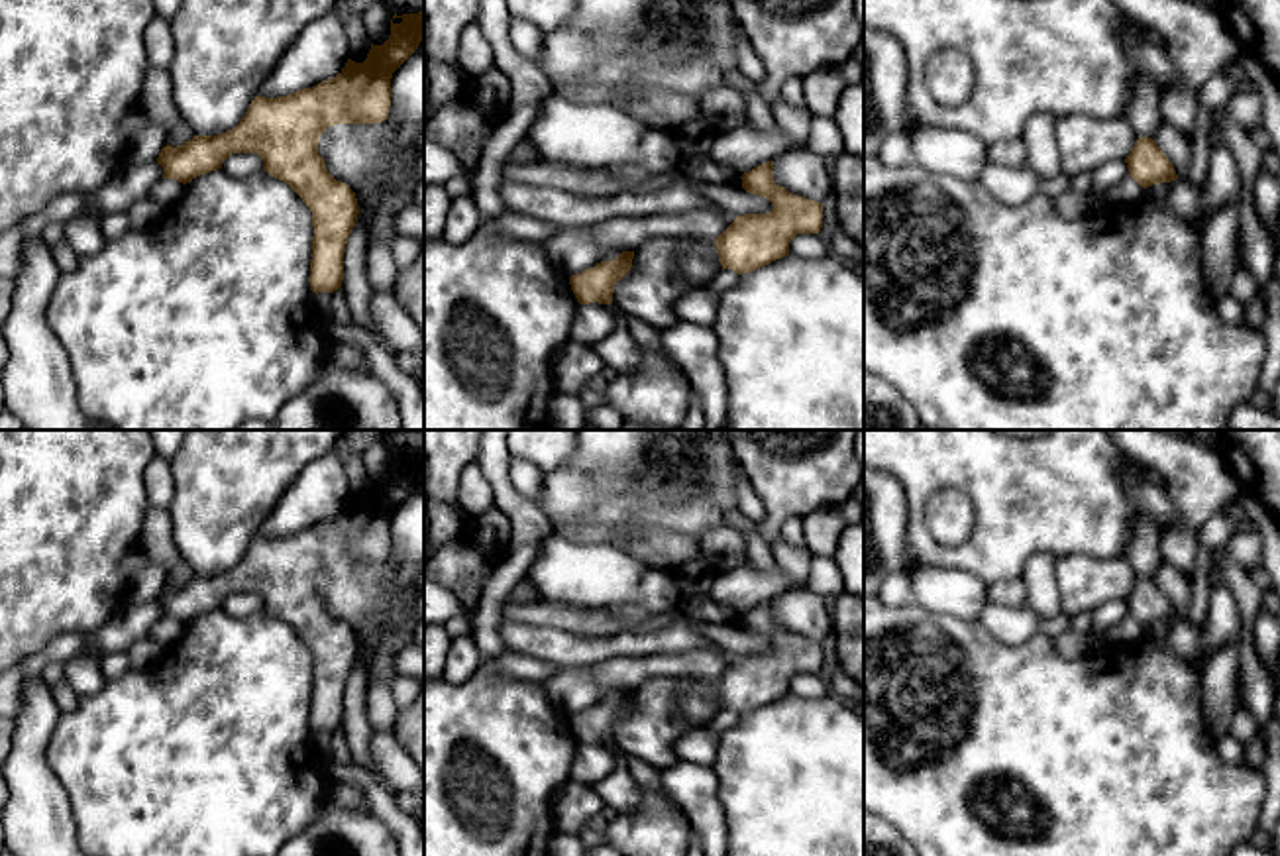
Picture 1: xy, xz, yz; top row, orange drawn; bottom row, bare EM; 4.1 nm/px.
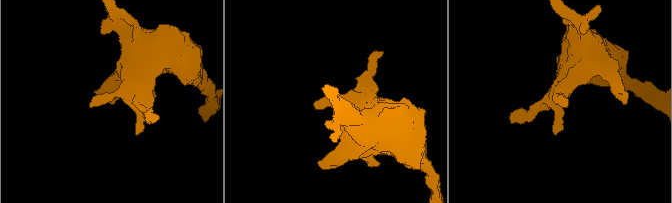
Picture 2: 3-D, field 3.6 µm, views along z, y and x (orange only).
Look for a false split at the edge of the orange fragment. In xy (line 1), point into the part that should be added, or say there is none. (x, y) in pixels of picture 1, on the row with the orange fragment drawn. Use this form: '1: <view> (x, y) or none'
1: none

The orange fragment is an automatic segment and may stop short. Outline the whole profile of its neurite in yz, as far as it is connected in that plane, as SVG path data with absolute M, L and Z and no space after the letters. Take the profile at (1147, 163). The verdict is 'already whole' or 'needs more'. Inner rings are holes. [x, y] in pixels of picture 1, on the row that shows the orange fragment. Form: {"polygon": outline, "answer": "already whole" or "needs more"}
{"polygon": "M1139 137L1125 163L1129 177L1143 188L1178 179L1174 165L1152 137Z", "answer": "already whole"}

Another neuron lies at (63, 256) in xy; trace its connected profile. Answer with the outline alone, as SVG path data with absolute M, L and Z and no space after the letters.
M67 241L51 247L53 261L61 269L61 273L71 273L77 269L79 257L77 253L69 247Z

